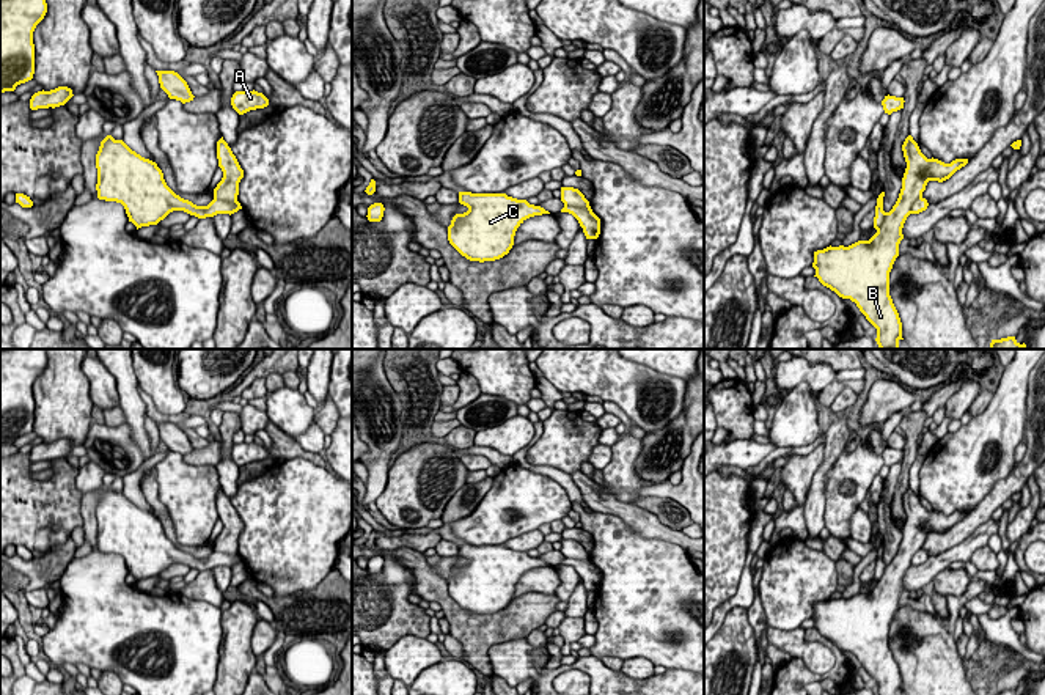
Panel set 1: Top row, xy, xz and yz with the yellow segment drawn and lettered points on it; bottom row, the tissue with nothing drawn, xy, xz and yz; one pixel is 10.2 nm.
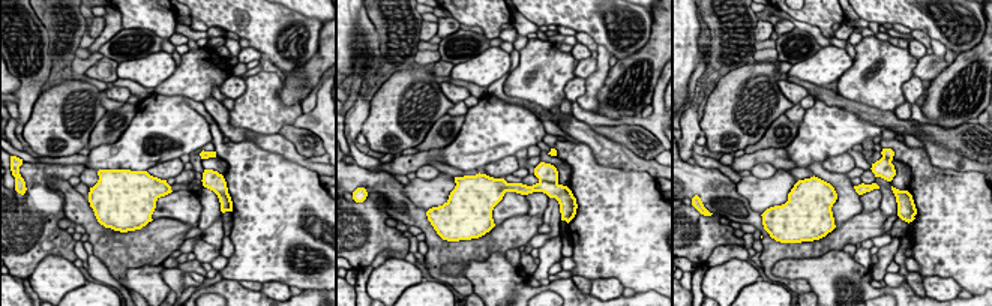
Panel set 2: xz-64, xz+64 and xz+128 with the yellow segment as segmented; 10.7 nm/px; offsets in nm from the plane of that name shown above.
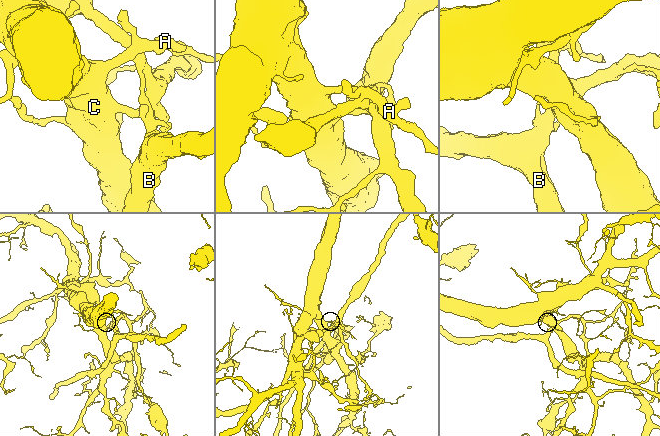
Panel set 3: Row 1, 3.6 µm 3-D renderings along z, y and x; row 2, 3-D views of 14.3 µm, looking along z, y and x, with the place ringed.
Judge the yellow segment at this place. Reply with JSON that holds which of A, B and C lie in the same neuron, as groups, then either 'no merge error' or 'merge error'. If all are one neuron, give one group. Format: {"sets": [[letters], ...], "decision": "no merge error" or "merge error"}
{"sets": [["A", "C"], ["B"]], "decision": "merge error"}

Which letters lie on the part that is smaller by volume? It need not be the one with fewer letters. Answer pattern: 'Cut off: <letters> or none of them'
Cut off: B

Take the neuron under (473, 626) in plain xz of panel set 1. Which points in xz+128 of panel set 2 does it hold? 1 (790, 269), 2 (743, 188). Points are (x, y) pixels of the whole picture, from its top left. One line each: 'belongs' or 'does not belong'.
1: does not belong
2: does not belong

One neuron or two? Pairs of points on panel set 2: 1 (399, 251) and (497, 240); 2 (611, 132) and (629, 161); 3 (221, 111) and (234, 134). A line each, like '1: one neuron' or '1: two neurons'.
1: two neurons
2: two neurons
3: one neuron

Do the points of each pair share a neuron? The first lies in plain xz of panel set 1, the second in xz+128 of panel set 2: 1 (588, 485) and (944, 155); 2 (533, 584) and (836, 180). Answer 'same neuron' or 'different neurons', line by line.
1: same neuron
2: same neuron

